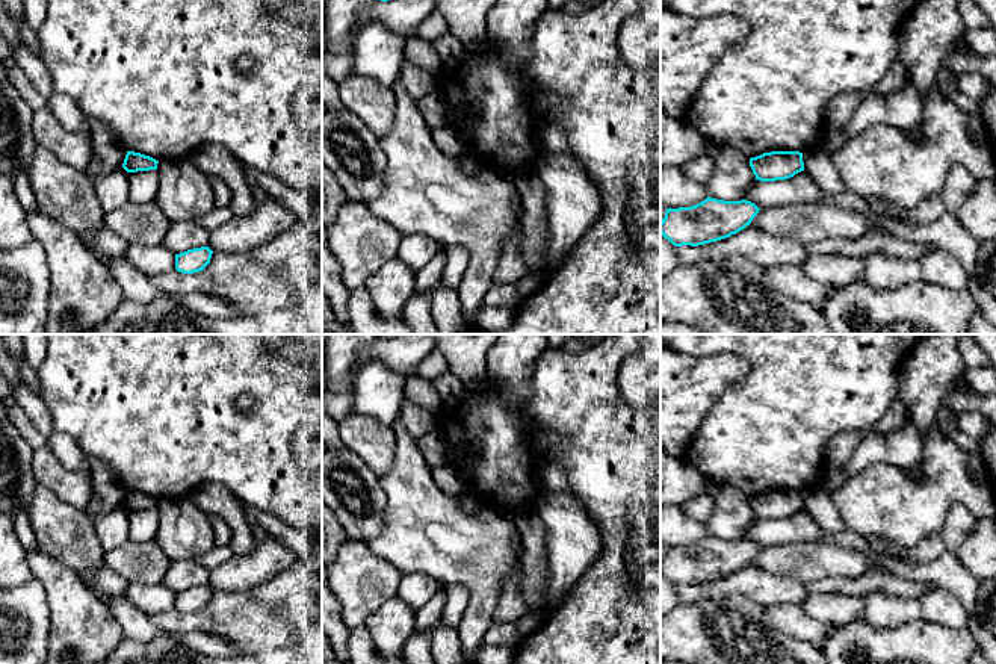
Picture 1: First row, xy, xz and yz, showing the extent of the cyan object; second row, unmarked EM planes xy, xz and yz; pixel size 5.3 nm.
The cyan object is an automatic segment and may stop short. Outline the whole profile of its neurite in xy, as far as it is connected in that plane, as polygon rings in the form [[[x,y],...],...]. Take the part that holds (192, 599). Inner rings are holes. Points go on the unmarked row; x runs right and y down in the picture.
[[[209,585],[175,593],[175,608],[183,613],[200,611],[210,602],[212,593],[213,590]]]

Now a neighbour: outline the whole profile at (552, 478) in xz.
[[[546,458],[537,464],[537,478],[546,492],[565,492],[568,487],[565,472]]]

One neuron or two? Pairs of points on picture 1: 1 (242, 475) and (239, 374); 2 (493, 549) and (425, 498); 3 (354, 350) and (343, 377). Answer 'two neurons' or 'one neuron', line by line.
1: one neuron
2: one neuron
3: one neuron

